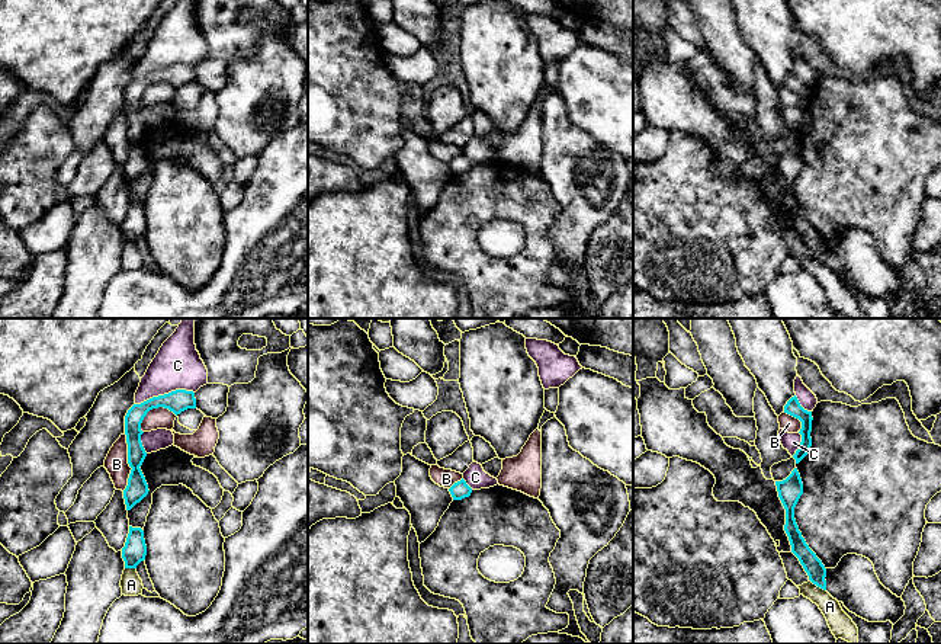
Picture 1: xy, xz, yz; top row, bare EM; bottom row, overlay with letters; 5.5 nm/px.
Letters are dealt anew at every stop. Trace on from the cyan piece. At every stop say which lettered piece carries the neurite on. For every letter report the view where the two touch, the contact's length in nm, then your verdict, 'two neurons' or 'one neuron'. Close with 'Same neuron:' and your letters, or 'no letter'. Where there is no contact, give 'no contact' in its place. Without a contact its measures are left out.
A: yz | 110 nm | two neurons
B: xy | 320 nm | two neurons
C: xy | 340 nm | two neurons
Same neuron: no letter

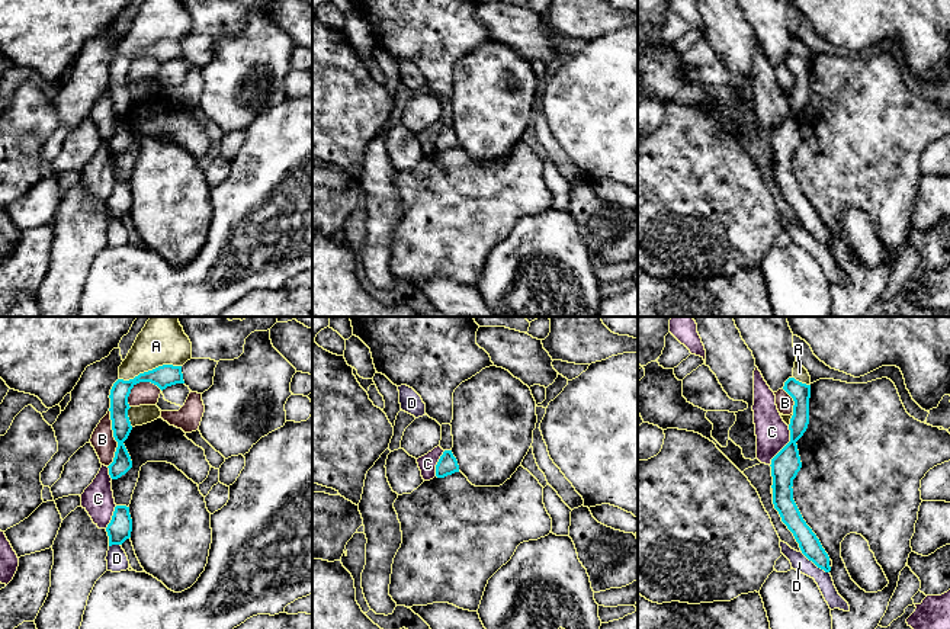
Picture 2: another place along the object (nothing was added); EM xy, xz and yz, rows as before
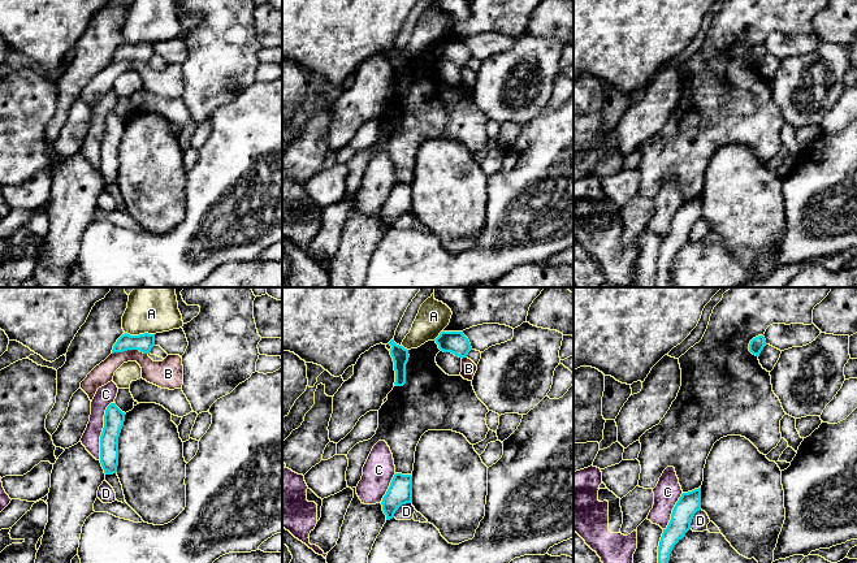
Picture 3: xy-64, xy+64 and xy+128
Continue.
A: xy | 360 nm | two neurons
B: xy | 320 nm | two neurons
C: yz | 240 nm | two neurons
D: yz | 200 nm | two neurons
Same neuron: no letter

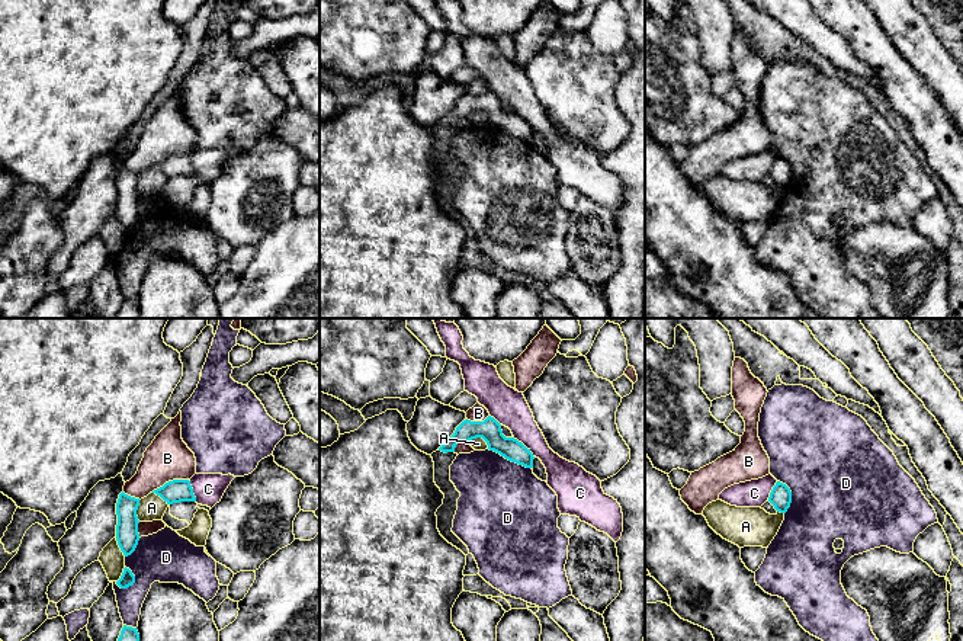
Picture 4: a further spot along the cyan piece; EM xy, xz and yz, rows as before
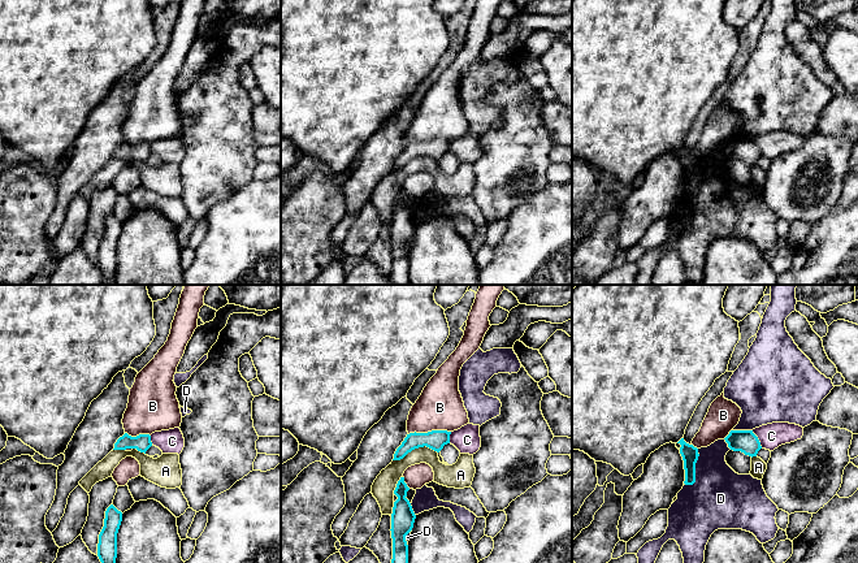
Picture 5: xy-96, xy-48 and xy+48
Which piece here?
A: xz | 130 nm | two neurons
B: xy | 240 nm | two neurons
C: xz | 160 nm | two neurons
D: xz | 260 nm | two neurons
Same neuron: no letter

